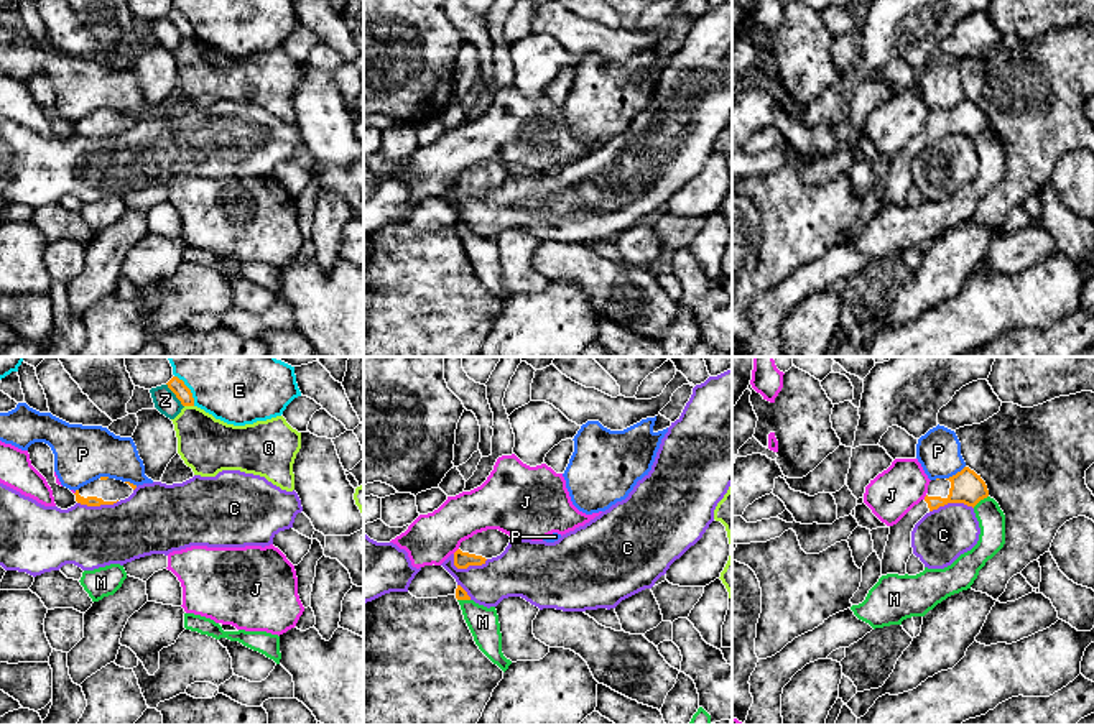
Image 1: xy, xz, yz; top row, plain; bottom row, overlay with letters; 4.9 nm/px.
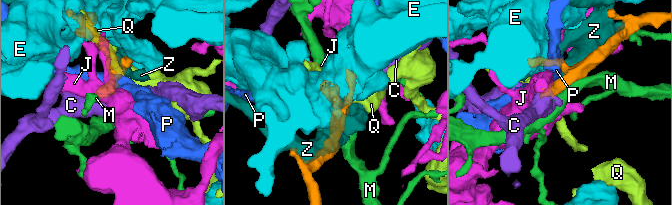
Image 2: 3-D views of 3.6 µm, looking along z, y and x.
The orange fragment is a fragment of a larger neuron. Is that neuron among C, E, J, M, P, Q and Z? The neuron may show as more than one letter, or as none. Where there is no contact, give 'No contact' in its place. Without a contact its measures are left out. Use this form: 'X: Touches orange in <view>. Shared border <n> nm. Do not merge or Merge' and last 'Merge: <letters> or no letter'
C: Touches orange in xz. Shared border 180 nm. Do not merge
E: Touches orange in xy. Shared border 180 nm. Do not merge
J: Touches orange in xz. Shared border 40 nm. Do not merge
M: Touches orange in yz. Shared border 100 nm. Do not merge
P: Touches orange in yz. Shared border 120 nm. Do not merge
Q: Touches orange in xy. Shared border 50 nm. Do not merge
Z: Touches orange in xy. Shared border 150 nm. Do not merge
Merge: no letter

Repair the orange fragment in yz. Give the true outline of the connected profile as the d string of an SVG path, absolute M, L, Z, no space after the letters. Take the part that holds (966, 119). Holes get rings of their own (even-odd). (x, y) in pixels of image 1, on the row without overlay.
M964 99L949 110L931 112L926 128L897 156L890 158L890 166L882 191L882 207L906 205L906 194L913 186L911 163L926 145L948 135L964 135L974 140L987 128L989 122L985 113L969 99Z

